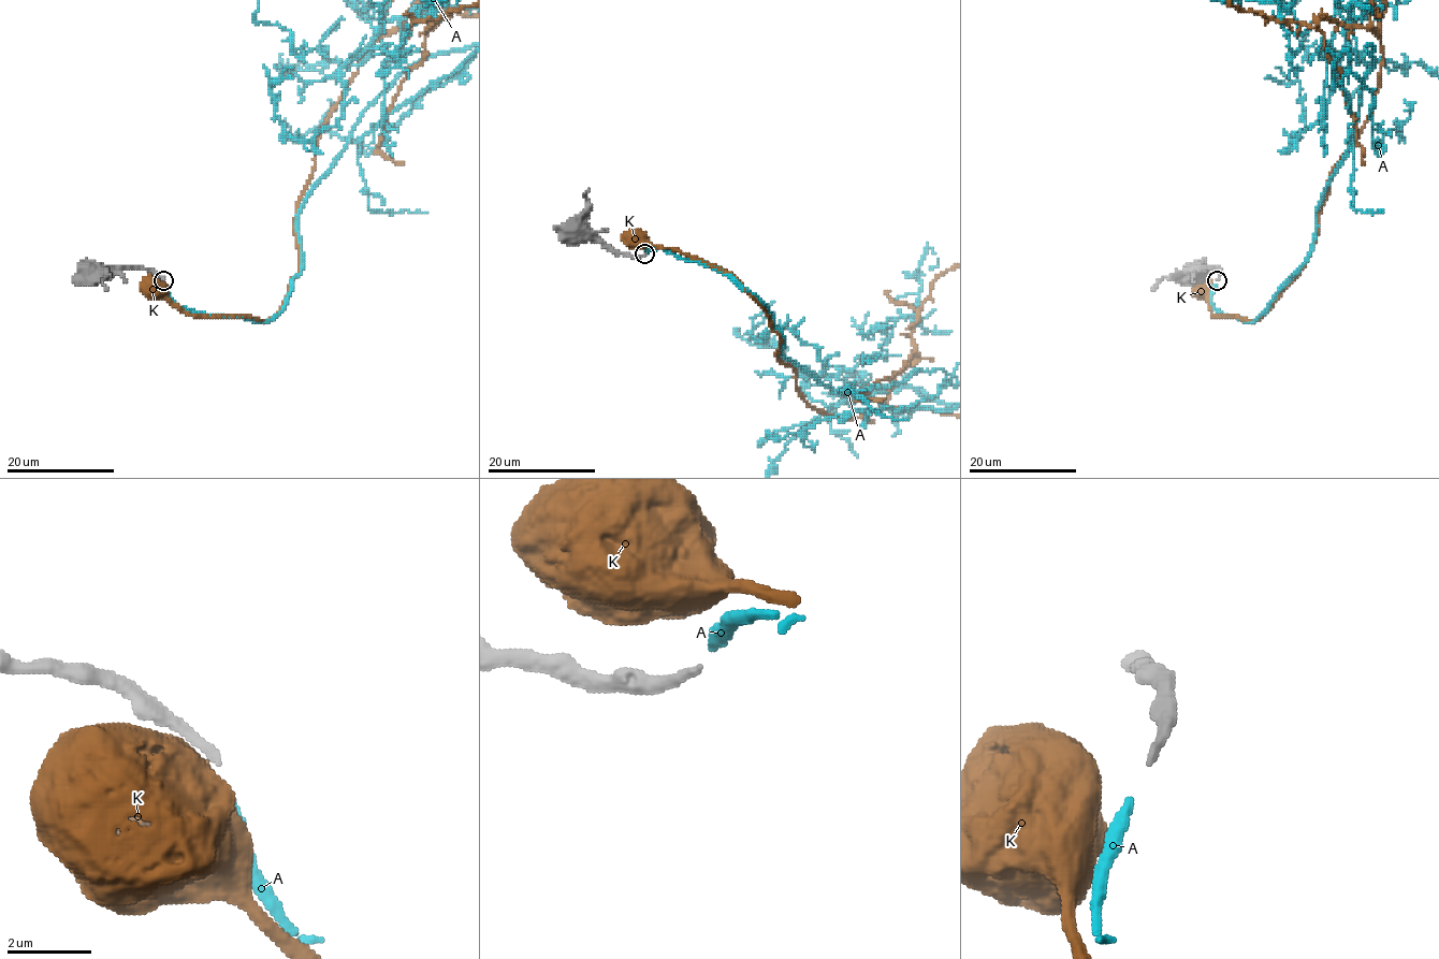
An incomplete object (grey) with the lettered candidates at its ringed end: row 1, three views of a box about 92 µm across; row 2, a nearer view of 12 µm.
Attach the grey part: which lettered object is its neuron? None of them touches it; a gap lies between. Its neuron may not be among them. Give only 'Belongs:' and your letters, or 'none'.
Belongs: A

